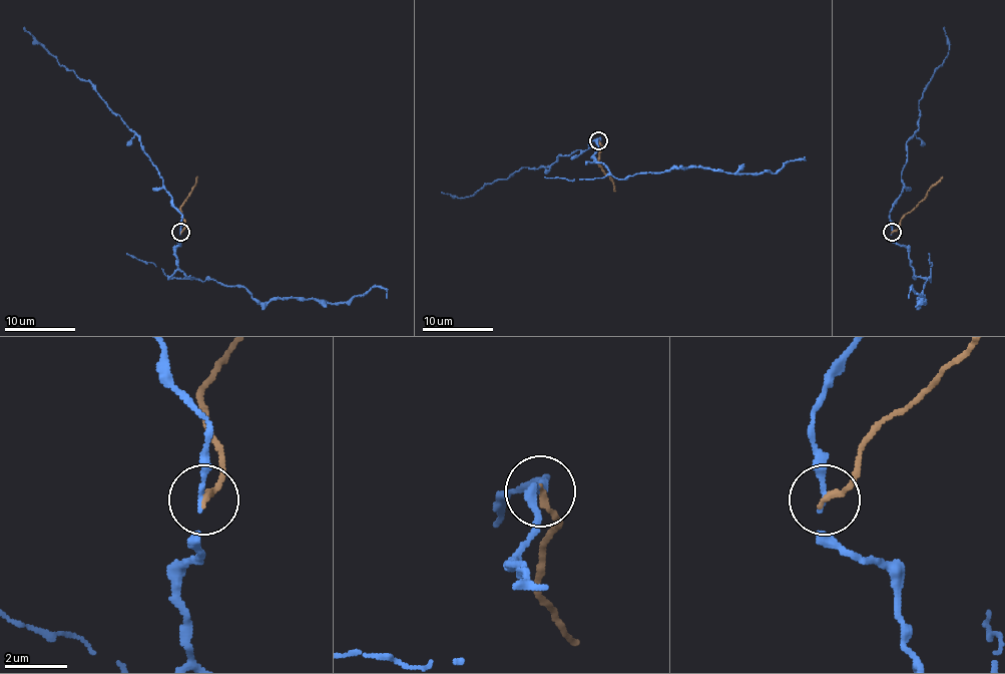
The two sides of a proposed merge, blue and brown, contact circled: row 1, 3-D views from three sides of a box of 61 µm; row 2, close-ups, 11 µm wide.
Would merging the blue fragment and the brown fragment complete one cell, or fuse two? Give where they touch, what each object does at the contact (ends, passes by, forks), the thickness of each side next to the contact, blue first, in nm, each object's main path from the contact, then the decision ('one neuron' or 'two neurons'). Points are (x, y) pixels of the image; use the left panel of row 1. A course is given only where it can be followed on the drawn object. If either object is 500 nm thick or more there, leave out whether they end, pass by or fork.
(180, 232) | blue passes by | brown ends | 110/200 nm | blue via (181, 233), (176, 266), (186, 277), (241, 285), (263, 303), (345, 303), (373, 287), (382, 287), (386, 298) | brown via (181, 233), (184, 220), (181, 205), (190, 196), (197, 176) | two neurons

